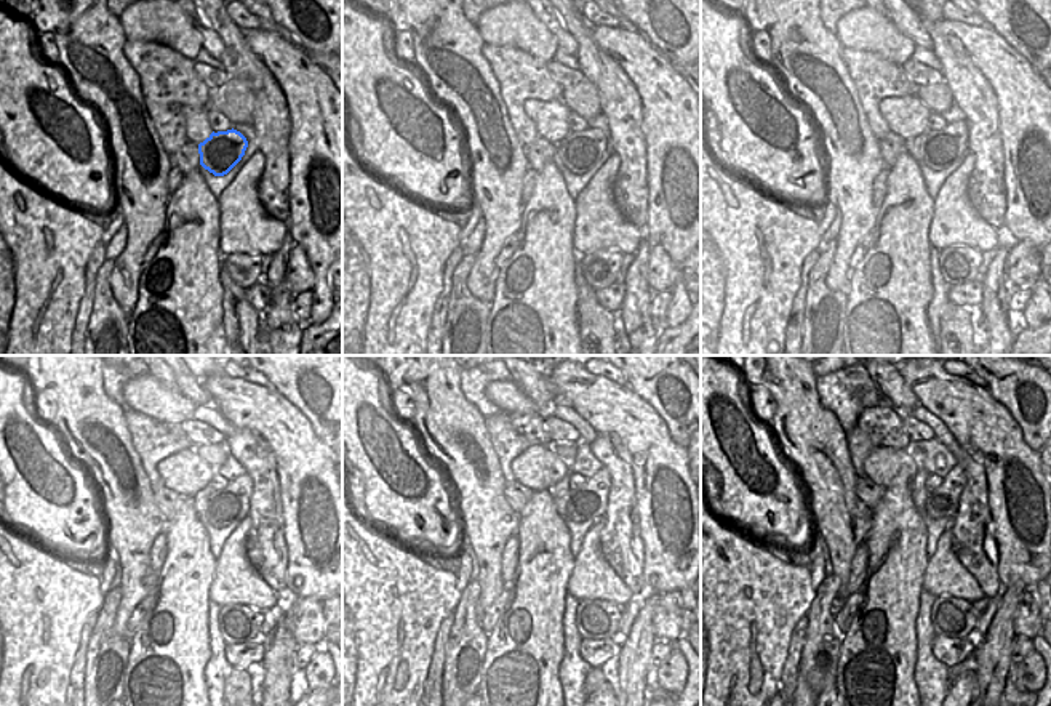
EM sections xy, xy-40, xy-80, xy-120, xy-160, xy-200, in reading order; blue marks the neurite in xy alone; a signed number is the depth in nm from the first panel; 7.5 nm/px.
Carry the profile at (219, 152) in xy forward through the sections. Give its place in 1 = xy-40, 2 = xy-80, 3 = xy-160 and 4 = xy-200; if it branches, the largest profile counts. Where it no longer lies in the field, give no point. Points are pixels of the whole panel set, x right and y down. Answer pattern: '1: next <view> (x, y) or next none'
1: next xy-40 (579, 151)
2: next xy-80 (943, 148)
3: next xy-160 (587, 503)
4: next xy-200 (943, 501)

